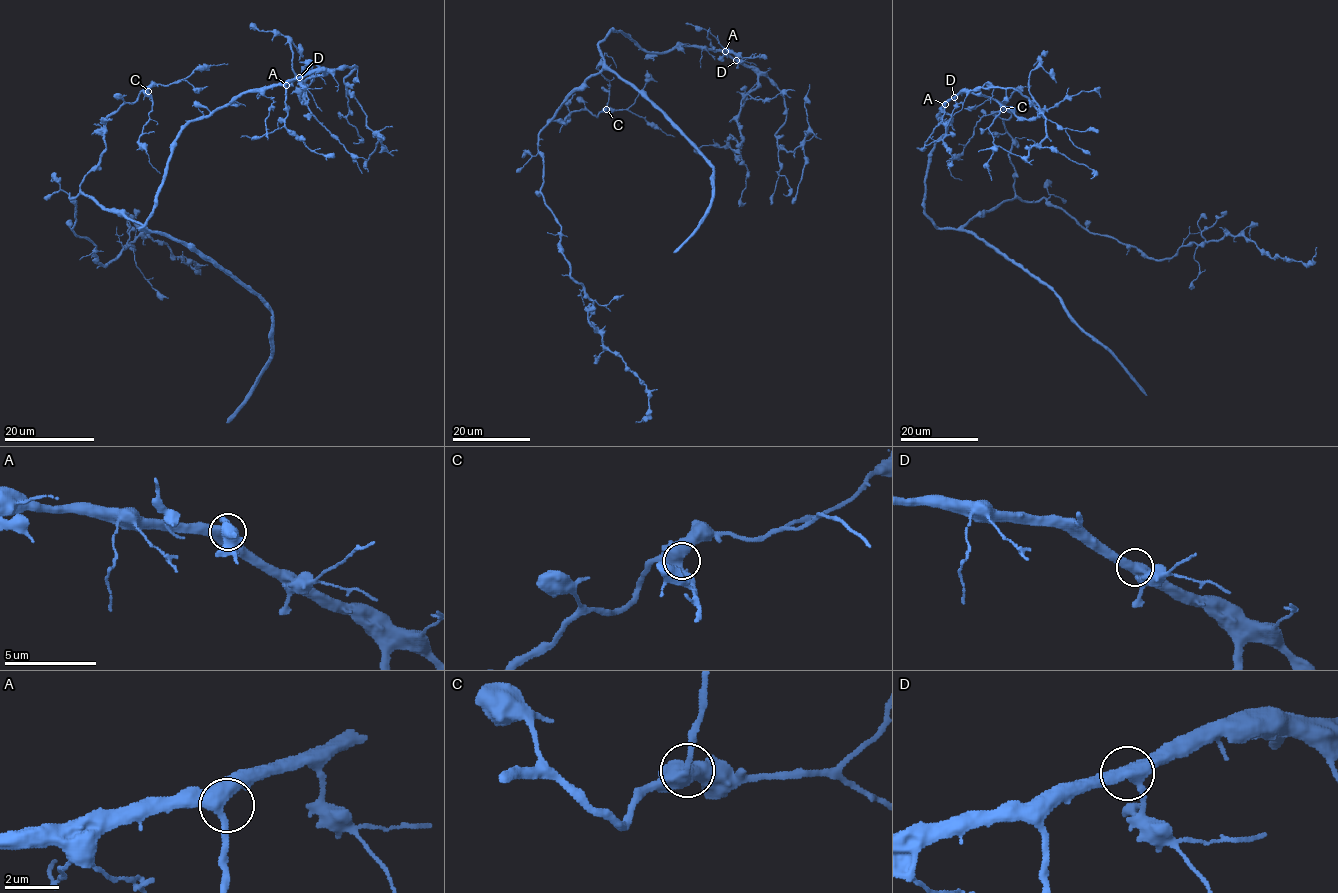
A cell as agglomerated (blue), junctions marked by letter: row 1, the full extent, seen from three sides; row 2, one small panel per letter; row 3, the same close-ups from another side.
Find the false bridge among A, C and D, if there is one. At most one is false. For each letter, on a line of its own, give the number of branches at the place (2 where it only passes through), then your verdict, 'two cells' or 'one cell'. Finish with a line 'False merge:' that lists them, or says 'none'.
A: 3 | one cell
C: 3 | one cell
D: 3 | one cell
False merge: none

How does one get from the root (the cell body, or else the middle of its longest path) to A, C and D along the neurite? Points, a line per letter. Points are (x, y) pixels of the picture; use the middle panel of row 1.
A: (603, 63), (598, 43), (611, 30), (620, 30), (650, 52), (666, 52), (683, 46), (706, 46), (725, 51)
C: (603, 63), (547, 120), (563, 121), (572, 112), (582, 110), (596, 117), (606, 109)
D: (603, 63), (598, 43), (611, 30), (620, 30), (650, 52), (706, 46), (725, 51), (737, 60)

